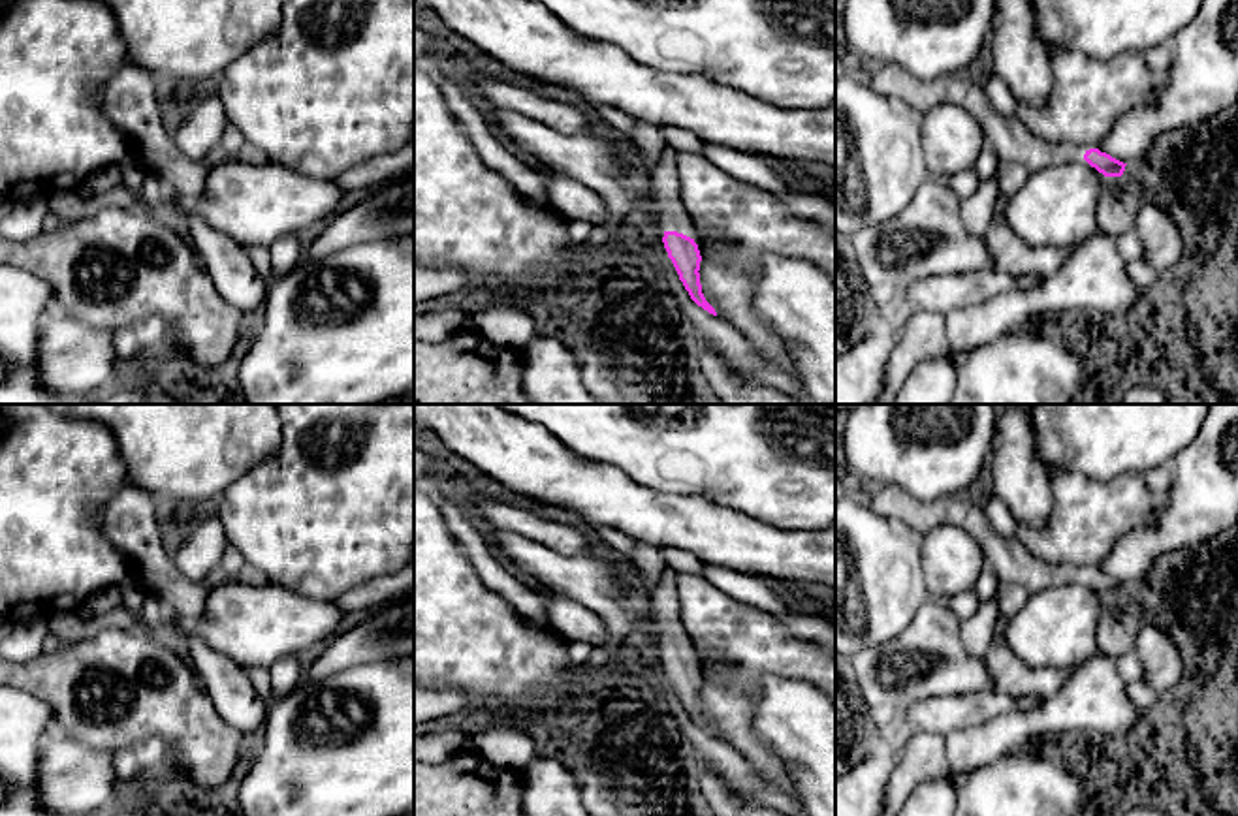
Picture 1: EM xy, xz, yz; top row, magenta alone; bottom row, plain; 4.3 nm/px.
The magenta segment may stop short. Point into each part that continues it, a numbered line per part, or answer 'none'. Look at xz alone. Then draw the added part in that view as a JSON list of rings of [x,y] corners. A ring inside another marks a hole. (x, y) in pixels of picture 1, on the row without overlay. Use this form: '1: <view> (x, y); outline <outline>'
1: xz (672, 638); outline [[[664,570],[662,583],[651,590],[651,605],[659,626],[659,645],[664,652],[687,652],[687,634],[681,626],[681,607],[677,600],[677,572]]]

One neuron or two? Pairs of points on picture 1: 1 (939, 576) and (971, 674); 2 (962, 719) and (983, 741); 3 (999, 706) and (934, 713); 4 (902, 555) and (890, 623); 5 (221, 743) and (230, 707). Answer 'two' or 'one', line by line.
1: two
2: two
3: one
4: one
5: two

